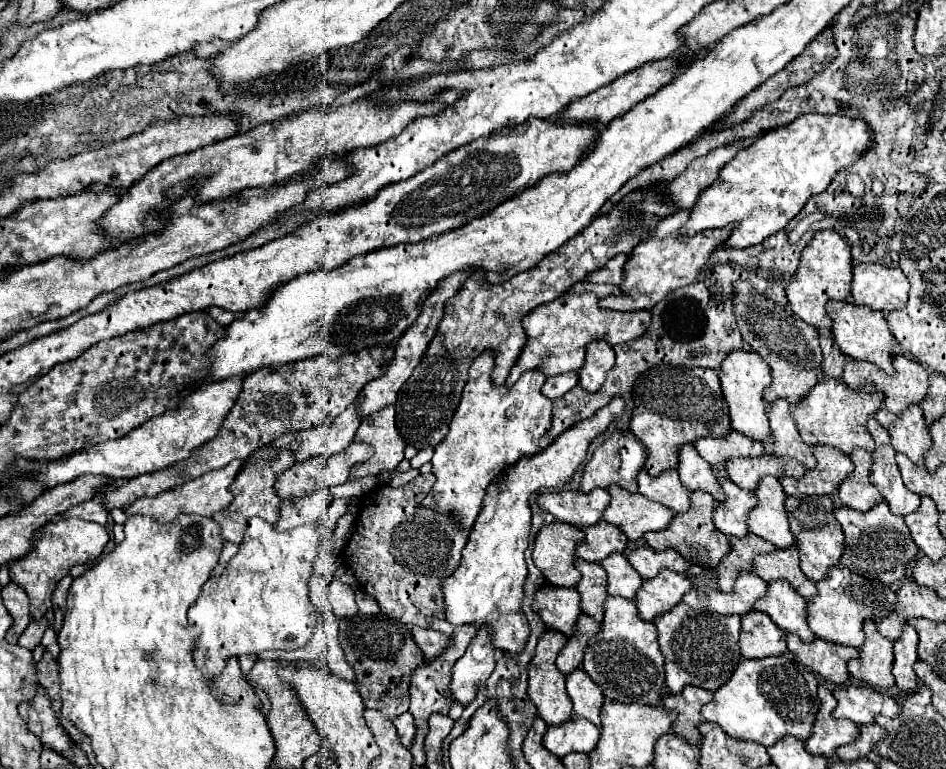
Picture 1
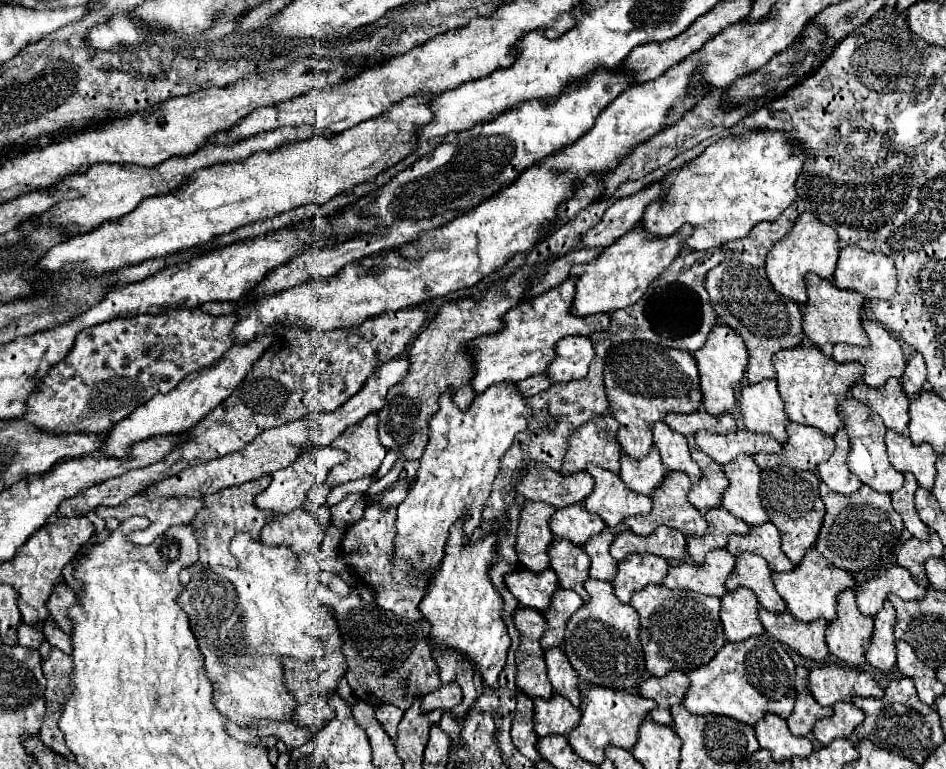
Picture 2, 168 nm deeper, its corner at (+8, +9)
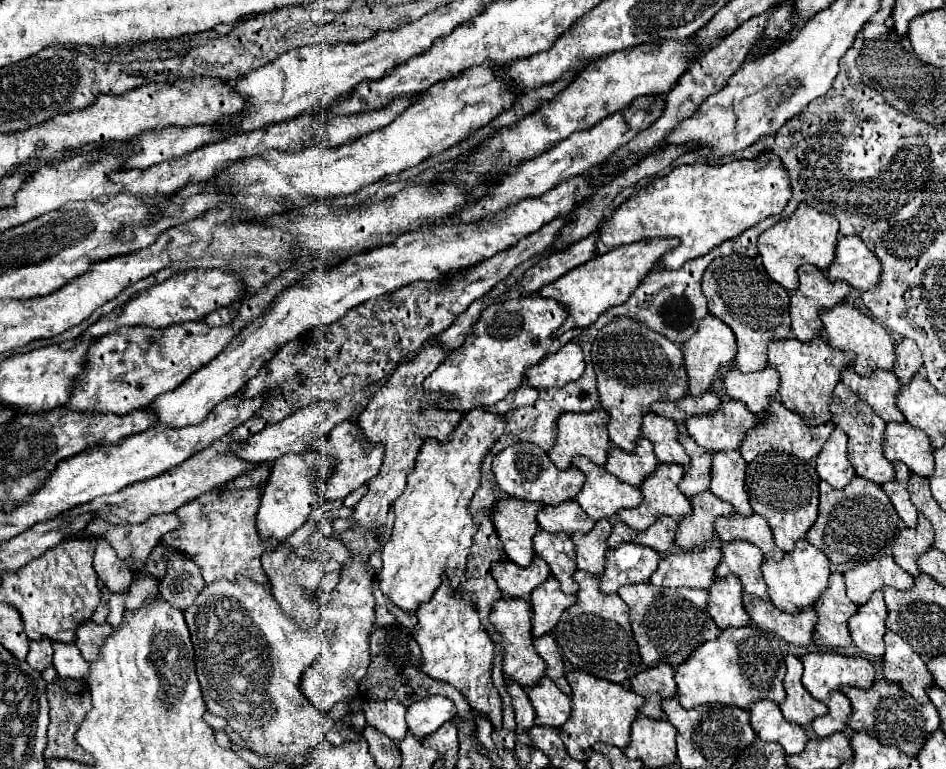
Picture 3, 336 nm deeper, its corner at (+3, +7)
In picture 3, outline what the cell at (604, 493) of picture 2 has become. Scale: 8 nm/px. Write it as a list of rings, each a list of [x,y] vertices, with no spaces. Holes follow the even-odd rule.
[[[575,456],[571,464],[585,474],[583,488],[579,490],[575,502],[593,520],[601,520],[605,516],[615,514],[621,508],[637,508],[641,504],[643,496],[639,488],[617,480],[615,476],[611,476],[585,456]]]

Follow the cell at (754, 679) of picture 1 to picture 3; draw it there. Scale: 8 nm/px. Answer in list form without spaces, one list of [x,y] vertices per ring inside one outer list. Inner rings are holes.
[[[749,624],[741,628],[725,628],[715,640],[699,644],[685,662],[675,668],[677,698],[683,708],[697,704],[733,704],[749,708],[755,700],[783,702],[783,652],[775,636],[761,632]]]

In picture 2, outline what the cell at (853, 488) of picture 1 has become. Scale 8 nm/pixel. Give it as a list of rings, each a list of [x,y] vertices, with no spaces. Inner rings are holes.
[[[838,430],[838,434],[834,434],[834,442],[836,442],[836,450],[826,462],[822,462],[822,466],[818,466],[818,476],[822,482],[826,482],[830,490],[848,496],[854,494],[862,486],[862,482],[848,470],[846,464],[850,450],[850,438],[846,430]]]

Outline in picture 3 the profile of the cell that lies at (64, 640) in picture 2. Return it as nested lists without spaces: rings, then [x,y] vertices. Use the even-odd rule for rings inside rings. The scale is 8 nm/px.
[[[53,644],[53,668],[57,676],[71,680],[87,680],[89,664],[83,660],[75,644]]]

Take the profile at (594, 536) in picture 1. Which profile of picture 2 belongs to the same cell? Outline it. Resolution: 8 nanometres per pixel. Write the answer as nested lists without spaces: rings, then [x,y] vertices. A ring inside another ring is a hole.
[[[574,504],[570,508],[560,508],[550,520],[550,528],[558,538],[570,540],[576,546],[584,546],[586,540],[600,534],[606,522],[584,508],[584,504]]]

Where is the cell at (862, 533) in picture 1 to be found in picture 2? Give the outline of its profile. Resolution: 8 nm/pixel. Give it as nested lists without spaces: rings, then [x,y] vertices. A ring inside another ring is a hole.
[[[820,482],[820,498],[826,504],[826,516],[818,534],[816,550],[826,556],[828,562],[858,574],[872,572],[894,556],[896,548],[902,542],[900,538],[904,532],[904,524],[900,514],[890,504],[890,494],[876,492],[870,486],[862,486],[858,492],[844,496],[832,492],[824,482]]]

